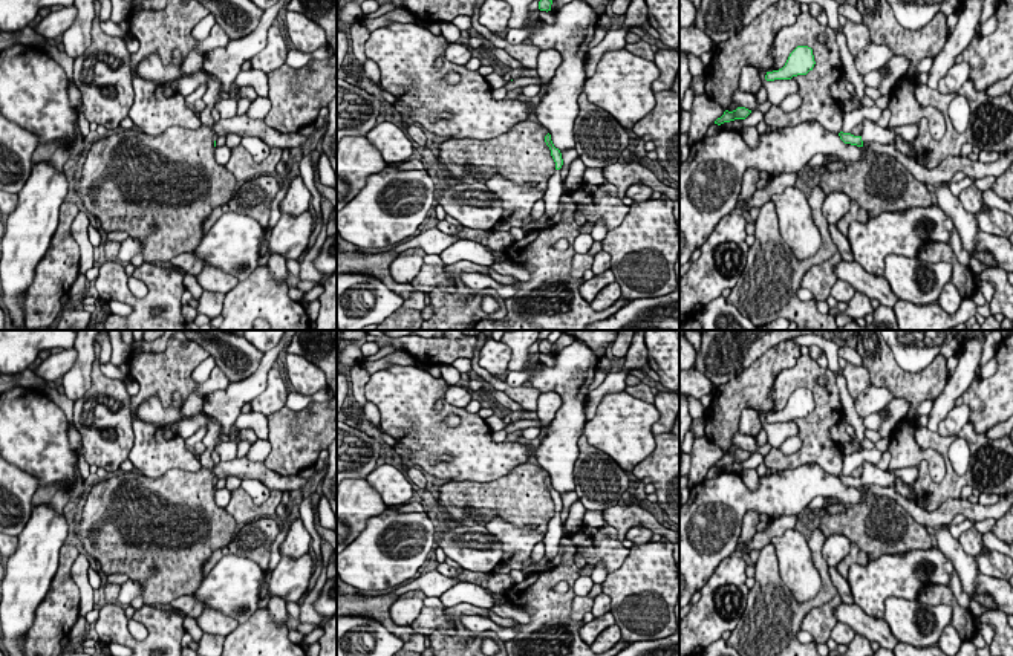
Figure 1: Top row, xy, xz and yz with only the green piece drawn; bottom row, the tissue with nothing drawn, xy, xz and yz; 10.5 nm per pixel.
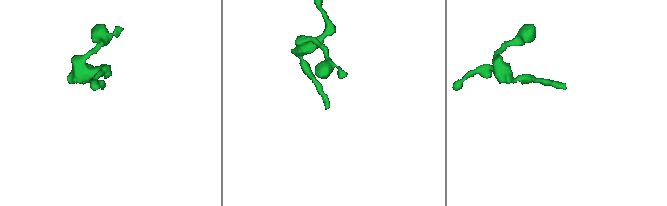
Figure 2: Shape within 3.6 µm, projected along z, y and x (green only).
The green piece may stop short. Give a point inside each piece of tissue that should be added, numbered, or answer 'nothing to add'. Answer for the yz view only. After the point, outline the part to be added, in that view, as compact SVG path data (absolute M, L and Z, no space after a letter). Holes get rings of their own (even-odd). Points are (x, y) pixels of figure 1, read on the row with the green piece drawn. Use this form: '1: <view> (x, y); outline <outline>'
1: yz (871, 132); outline M863 119L863 133L862 141L863 142L880 142L884 145L892 145L895 150L903 153L909 159L915 159L914 150L909 144L909 141L900 138L898 135L889 132L888 128L883 128L877 125L871 119Z

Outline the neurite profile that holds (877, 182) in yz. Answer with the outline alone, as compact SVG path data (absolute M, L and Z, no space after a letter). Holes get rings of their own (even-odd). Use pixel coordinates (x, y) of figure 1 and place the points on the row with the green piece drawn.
M862 147L860 161L842 161L826 154L819 187L825 194L845 193L868 211L869 219L886 211L927 208L933 203L932 190L917 180L895 158Z

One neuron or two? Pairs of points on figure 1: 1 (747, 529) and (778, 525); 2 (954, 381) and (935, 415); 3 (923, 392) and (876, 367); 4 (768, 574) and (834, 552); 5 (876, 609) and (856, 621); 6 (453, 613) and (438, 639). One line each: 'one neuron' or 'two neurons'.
1: two neurons
2: one neuron
3: one neuron
4: two neurons
5: two neurons
6: one neuron

